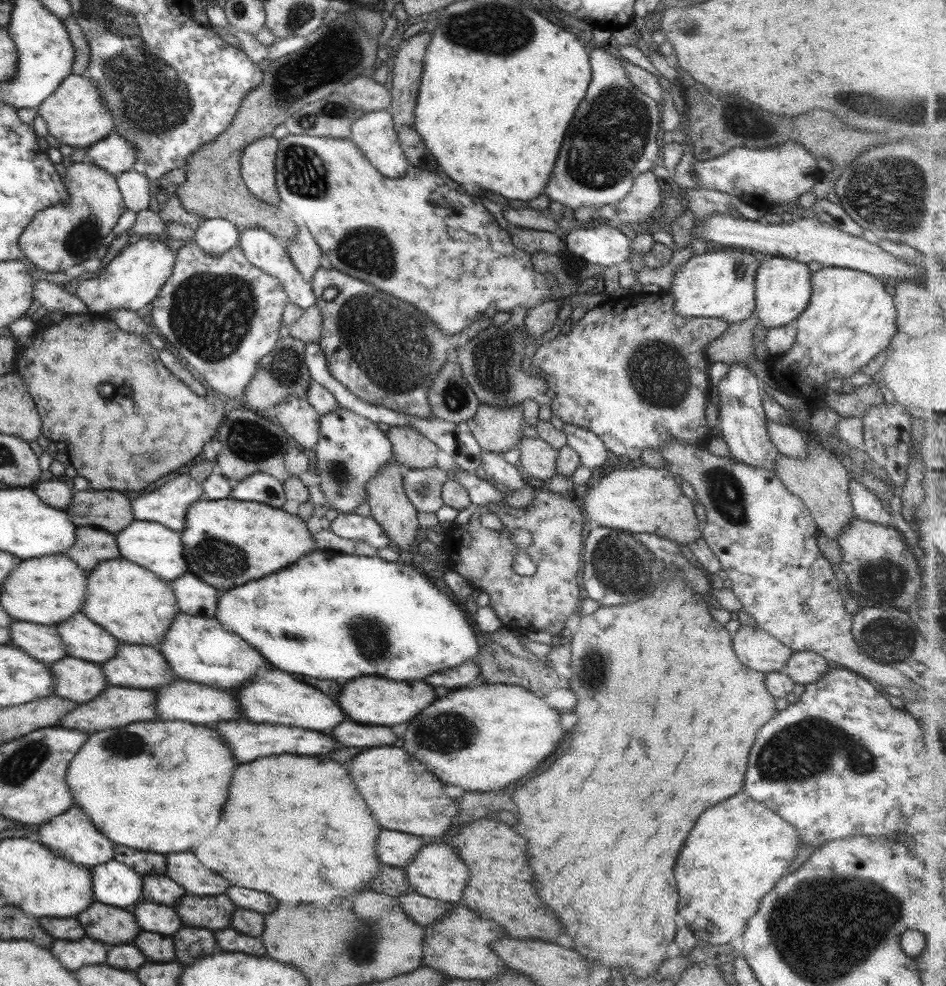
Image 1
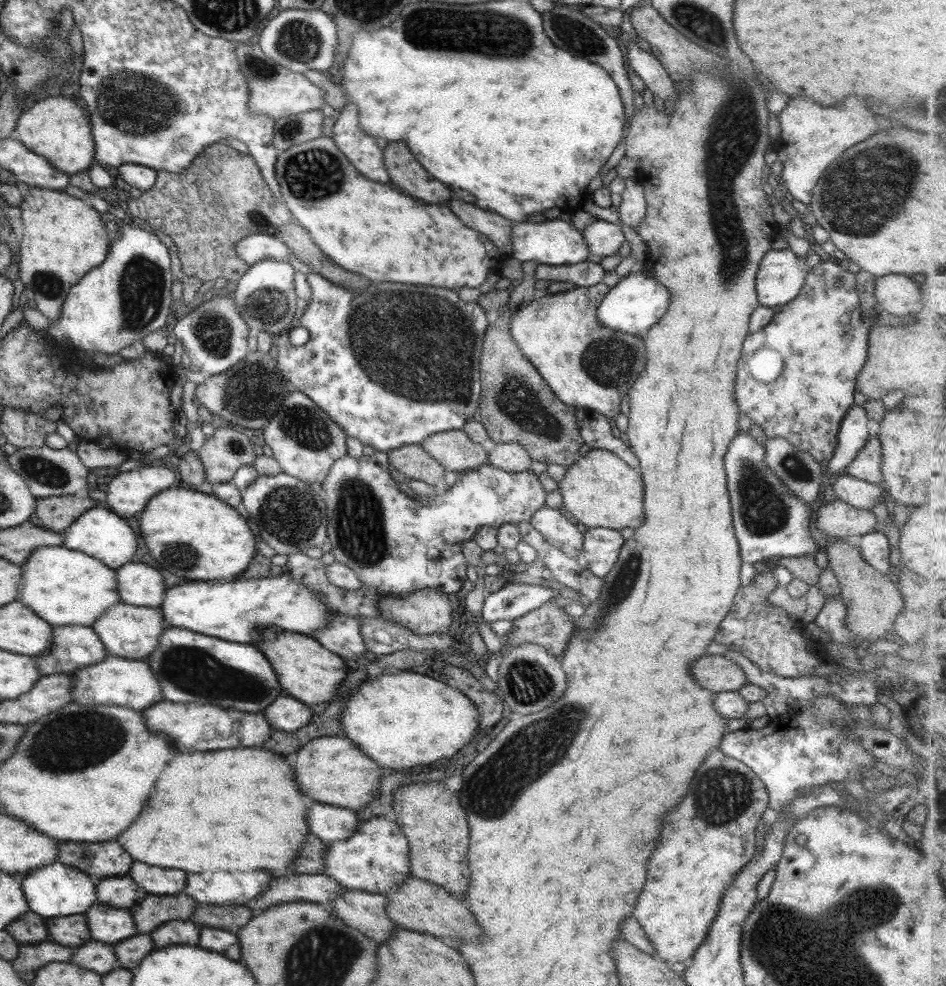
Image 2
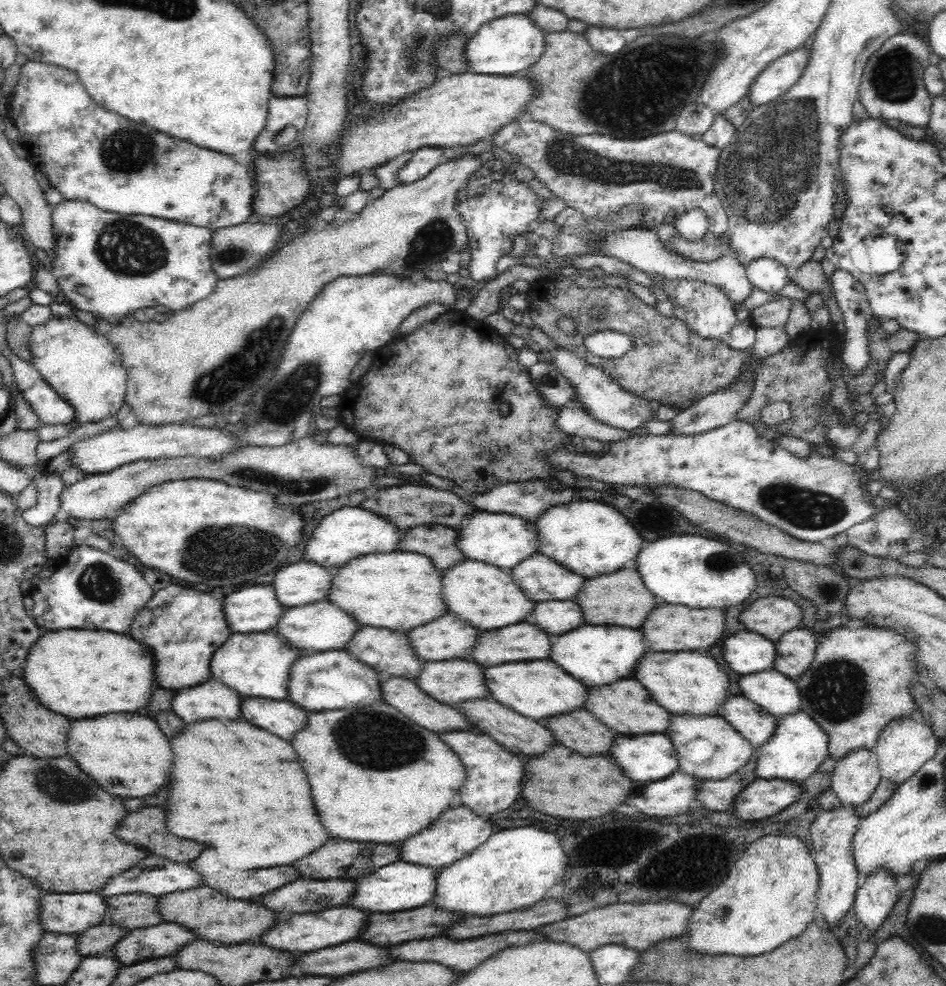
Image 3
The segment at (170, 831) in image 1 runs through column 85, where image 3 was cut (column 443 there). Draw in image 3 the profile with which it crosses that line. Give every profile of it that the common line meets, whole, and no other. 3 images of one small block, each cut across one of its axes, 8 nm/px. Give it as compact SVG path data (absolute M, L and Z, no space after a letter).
M383 700L372 706L366 702L342 710L309 713L307 718L306 726L292 738L292 746L306 772L320 824L330 836L390 844L418 834L442 812L459 804L459 788L465 781L460 759L442 742L440 733L432 734L418 726Z

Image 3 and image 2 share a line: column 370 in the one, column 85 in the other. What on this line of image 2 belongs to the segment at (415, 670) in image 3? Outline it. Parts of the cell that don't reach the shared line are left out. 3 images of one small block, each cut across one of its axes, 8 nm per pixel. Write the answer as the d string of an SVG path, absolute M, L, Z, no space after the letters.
M80 625L53 628L49 650L36 657L43 676L70 675L76 670L100 663L108 656L106 645L93 628Z

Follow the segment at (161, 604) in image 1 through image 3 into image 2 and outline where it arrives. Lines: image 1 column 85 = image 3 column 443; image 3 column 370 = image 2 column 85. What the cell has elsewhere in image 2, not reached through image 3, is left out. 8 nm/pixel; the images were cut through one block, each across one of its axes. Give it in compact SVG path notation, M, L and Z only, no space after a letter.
M40 546L24 568L22 596L17 598L52 626L93 626L113 606L121 602L116 573L89 554L64 546Z

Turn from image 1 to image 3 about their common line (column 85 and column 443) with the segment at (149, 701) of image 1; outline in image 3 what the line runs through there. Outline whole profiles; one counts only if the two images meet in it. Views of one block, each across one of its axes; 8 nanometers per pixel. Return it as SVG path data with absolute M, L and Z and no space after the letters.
M384 677L380 683L380 688L381 698L386 704L393 706L396 710L402 712L404 716L408 716L412 722L426 730L432 730L432 732L440 734L448 731L473 731L473 726L469 724L465 716L462 716L457 711L457 708L430 698L425 692L420 690L415 679Z

